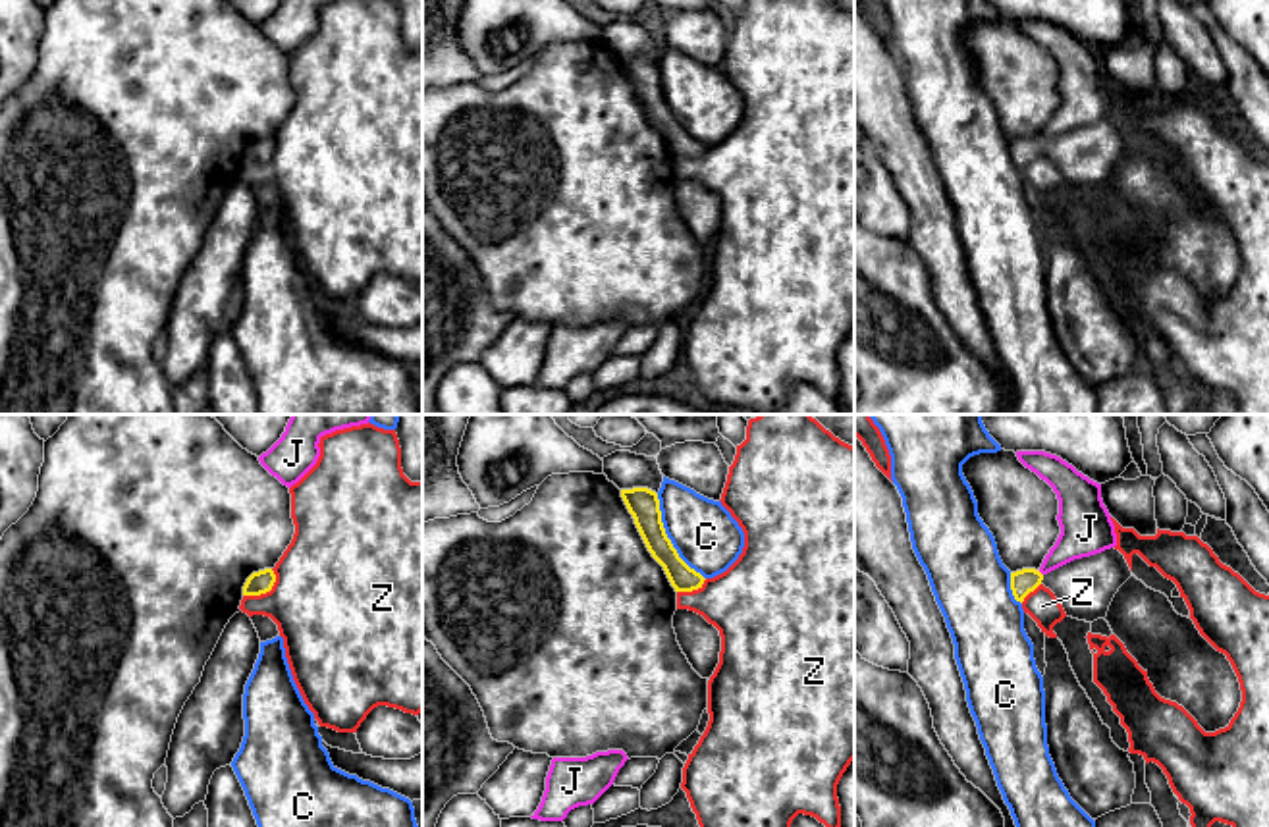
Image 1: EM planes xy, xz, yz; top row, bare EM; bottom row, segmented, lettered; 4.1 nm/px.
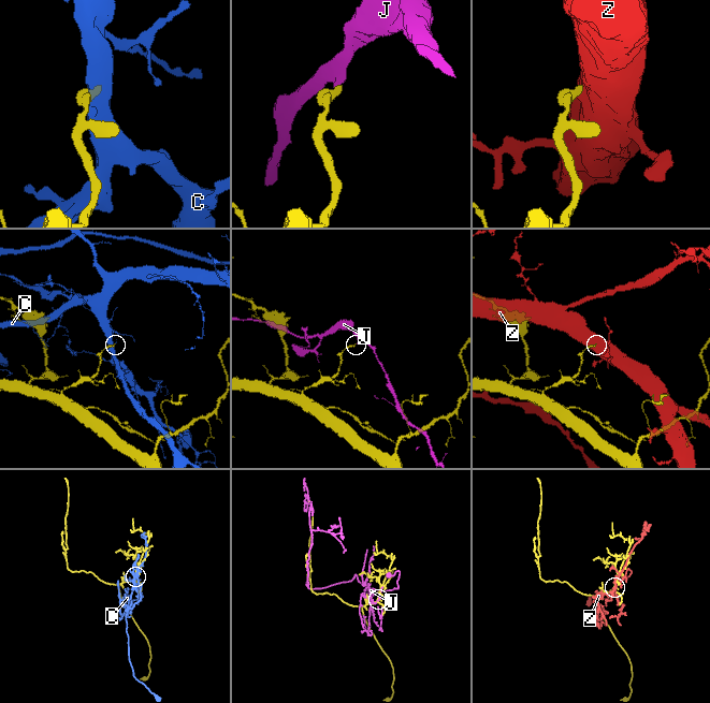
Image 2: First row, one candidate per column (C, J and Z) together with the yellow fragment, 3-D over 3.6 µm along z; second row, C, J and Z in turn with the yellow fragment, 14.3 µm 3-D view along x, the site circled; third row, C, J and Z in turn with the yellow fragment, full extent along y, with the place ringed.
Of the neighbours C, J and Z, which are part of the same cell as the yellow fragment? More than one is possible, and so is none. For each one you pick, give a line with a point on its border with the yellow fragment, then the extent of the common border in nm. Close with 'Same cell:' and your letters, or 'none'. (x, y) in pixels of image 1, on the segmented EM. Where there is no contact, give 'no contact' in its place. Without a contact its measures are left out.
Same cell: none

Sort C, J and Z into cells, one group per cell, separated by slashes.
C / J / Z

